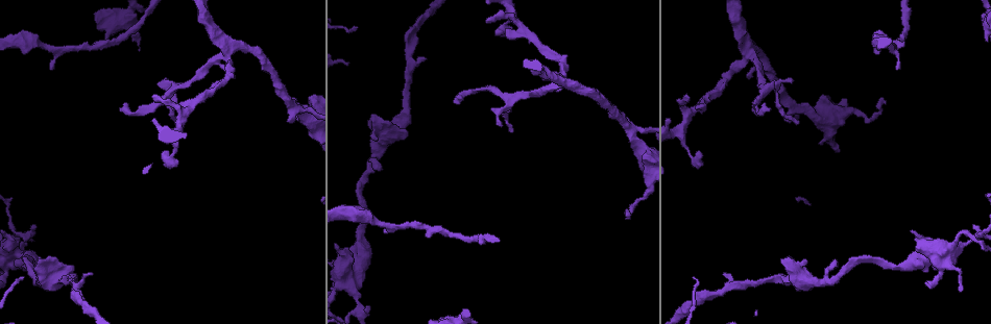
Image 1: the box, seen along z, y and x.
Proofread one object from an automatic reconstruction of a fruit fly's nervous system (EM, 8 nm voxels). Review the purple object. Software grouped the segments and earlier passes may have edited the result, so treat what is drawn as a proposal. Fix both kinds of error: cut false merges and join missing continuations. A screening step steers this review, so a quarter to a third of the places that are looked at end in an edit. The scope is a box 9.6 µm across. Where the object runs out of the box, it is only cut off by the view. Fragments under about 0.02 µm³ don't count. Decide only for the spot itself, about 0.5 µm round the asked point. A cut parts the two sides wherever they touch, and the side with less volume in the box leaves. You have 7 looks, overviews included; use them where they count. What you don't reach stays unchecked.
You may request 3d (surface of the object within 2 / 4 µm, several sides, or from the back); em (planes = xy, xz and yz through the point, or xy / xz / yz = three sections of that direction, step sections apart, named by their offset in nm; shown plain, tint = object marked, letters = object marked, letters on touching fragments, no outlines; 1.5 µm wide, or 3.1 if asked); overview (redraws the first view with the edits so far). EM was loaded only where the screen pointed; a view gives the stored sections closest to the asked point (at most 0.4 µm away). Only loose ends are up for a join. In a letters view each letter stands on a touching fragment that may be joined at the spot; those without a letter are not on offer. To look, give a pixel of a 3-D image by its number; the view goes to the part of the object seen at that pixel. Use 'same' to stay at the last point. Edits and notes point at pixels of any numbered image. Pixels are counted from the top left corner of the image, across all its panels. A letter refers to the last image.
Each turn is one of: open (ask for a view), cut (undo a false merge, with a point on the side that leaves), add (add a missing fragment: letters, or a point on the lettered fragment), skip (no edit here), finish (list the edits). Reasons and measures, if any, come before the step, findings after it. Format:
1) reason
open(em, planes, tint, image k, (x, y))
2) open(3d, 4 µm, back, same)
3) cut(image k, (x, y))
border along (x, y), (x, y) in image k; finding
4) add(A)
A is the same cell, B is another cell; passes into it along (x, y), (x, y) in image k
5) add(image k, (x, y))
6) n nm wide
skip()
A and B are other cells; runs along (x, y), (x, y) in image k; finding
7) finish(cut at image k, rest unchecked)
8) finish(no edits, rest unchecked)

abrupt turn
open(em, xy, step 8, letters, image 1, (953, 252))

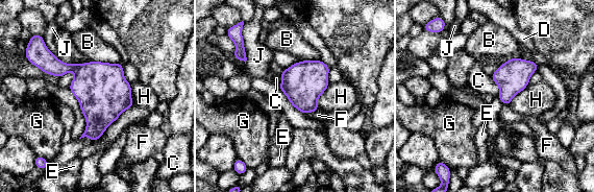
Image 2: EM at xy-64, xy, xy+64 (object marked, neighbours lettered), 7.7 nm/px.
skip()
B, C, D, E, F, G, H and J are other cells; border along (318, 110), (304, 114) in image 2; all the same cell

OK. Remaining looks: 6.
an open end
open(3d, 2 µm, image 1, (91, 274))

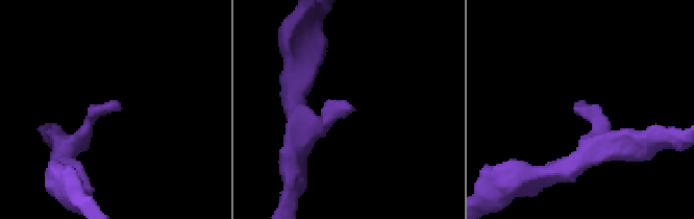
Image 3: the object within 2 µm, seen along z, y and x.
open(em, planes, plain, image 3, (579, 102))

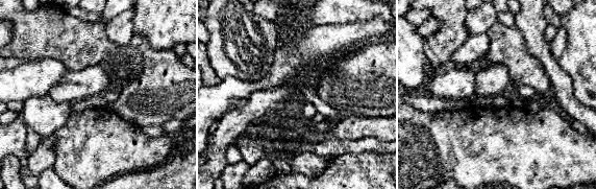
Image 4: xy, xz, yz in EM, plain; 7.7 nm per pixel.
what lies round it
open(em, planes, letters, same)

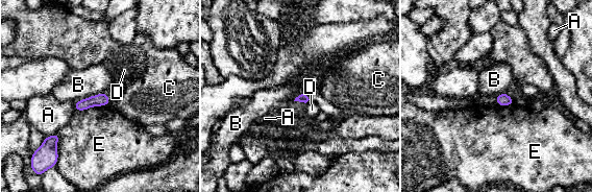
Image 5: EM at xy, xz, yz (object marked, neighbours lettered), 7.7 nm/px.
skip()
A, B, C, D and E are other cells; no lettered fragment goes on from it

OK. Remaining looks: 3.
an open end
open(em, planes, tint, image 1, (124, 108))

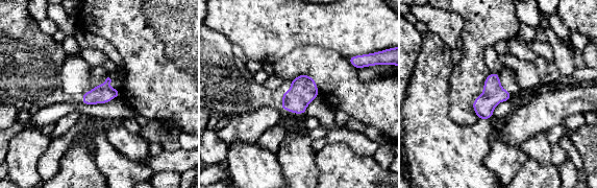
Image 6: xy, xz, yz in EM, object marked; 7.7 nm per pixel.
what lies round it
open(em, planes, letters, same)

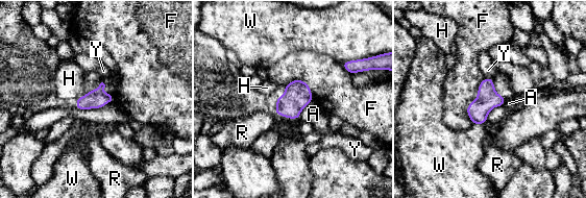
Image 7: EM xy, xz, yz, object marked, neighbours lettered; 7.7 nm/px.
F touches over 360 nm
skip()
A, F, H, R, W and Y are other cells; none of them fits

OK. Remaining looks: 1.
finish(no edits, rest unchecked)

